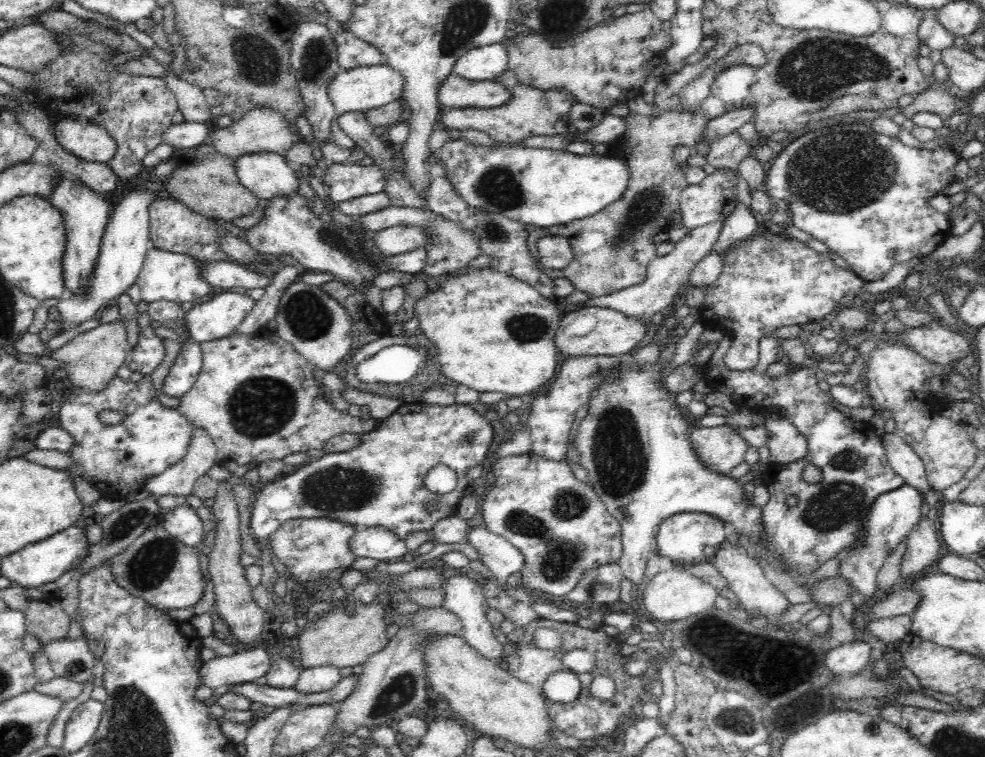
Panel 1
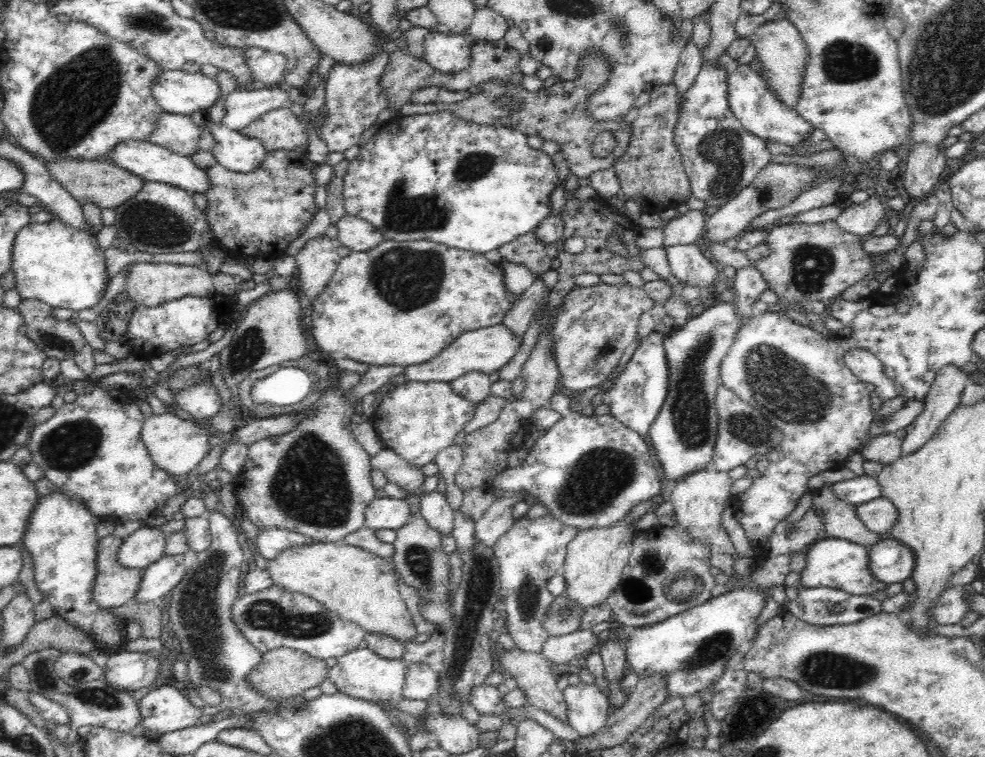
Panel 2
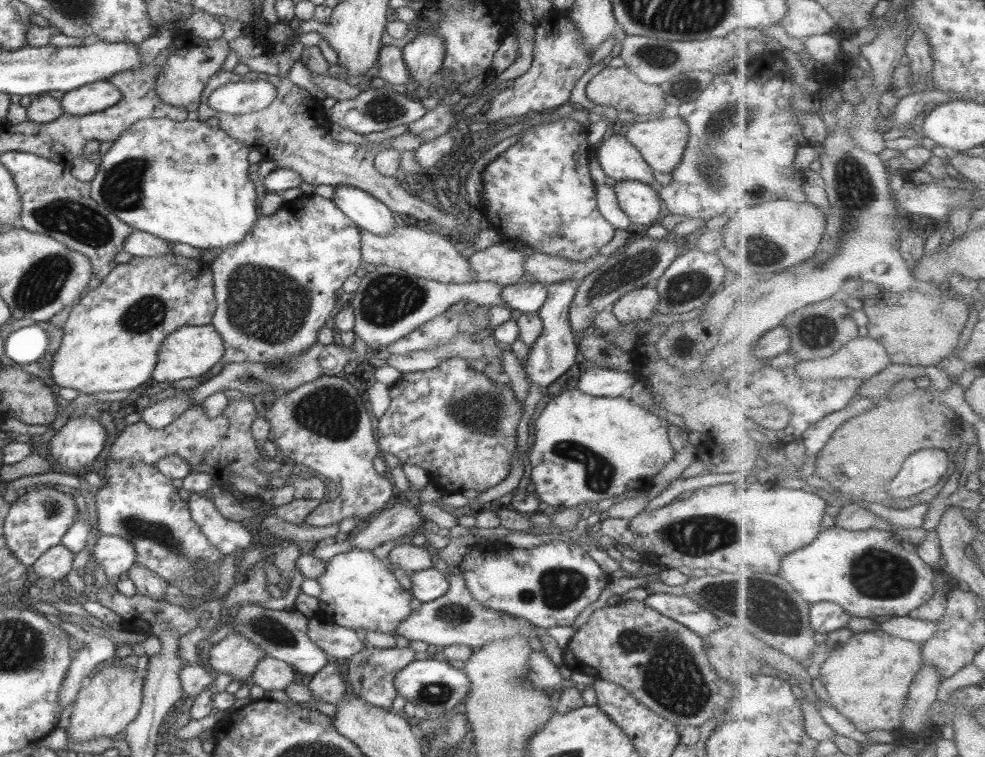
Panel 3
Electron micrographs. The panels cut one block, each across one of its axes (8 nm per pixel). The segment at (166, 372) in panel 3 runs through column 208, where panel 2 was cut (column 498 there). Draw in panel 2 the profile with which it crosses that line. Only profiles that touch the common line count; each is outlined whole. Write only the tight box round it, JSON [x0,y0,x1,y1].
[405,324,522,382]

